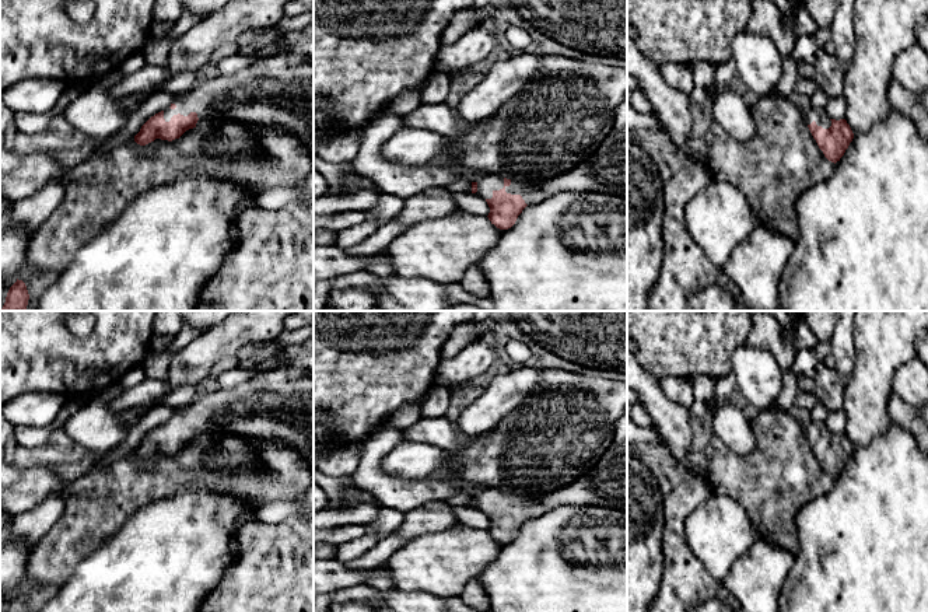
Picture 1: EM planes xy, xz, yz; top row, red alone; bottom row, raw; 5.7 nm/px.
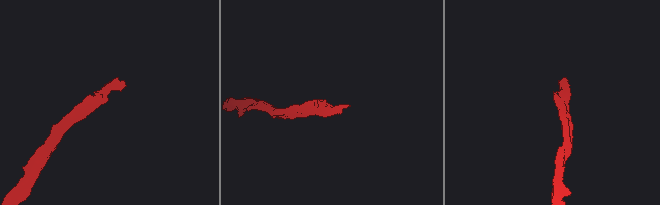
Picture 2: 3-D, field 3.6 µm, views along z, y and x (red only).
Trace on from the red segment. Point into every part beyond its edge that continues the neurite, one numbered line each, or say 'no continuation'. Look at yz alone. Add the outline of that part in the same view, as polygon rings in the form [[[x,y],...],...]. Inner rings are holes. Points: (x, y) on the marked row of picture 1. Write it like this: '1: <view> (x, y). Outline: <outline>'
1: yz (820, 116). Outline: [[[824,108],[812,109],[809,112],[809,115],[806,116],[806,123],[810,125],[813,120],[817,126],[822,126],[823,129],[829,129],[831,126],[831,120]]]

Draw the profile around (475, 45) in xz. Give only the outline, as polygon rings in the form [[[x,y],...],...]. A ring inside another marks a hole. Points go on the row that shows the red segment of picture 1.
[[[487,22],[469,28],[456,42],[442,45],[437,55],[437,73],[449,74],[486,59],[495,45]]]

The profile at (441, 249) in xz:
[[[458,210],[406,227],[385,248],[386,259],[398,276],[448,286],[479,263],[501,231],[486,216]]]

